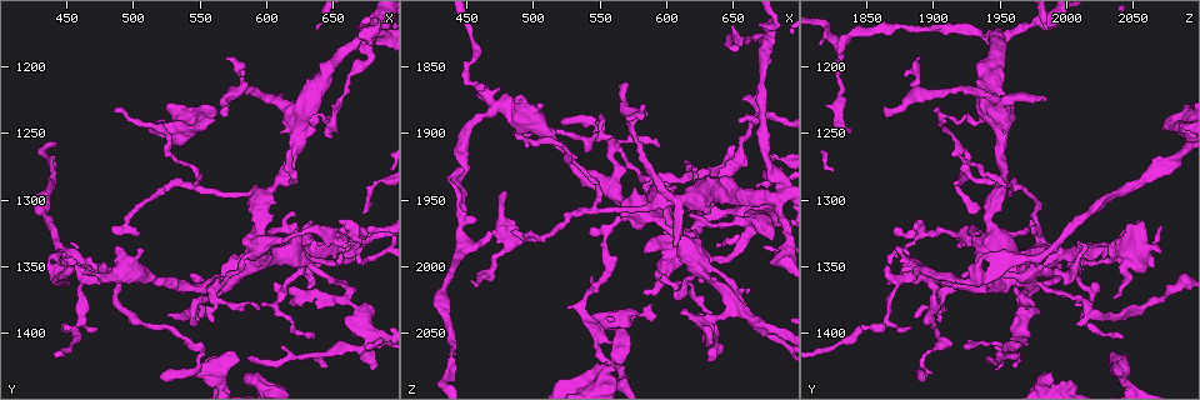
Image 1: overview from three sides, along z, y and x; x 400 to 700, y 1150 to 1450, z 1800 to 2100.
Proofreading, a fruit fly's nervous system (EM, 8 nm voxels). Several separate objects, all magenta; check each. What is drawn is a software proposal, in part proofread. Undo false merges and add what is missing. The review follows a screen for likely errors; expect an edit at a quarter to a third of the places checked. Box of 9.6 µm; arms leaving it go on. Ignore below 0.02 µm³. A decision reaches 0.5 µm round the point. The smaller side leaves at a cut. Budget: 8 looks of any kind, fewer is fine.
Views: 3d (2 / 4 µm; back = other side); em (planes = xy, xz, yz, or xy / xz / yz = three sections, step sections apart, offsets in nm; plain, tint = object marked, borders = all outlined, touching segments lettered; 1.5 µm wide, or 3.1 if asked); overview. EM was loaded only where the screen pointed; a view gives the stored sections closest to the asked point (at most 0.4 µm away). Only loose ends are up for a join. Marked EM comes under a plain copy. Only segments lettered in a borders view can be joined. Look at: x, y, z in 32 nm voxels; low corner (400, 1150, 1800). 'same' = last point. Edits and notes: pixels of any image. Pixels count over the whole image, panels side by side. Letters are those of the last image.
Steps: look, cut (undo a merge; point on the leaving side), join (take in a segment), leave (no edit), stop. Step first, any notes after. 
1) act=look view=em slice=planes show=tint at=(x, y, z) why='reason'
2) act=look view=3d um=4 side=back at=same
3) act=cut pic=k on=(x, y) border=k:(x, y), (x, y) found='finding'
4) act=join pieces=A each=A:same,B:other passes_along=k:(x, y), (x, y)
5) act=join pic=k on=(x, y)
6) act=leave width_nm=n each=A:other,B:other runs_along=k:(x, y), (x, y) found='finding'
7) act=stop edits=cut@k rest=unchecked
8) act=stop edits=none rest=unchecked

act=look view=em slice=xy step=8 show=tint at=(572, 1230, 1862) why='an open end'

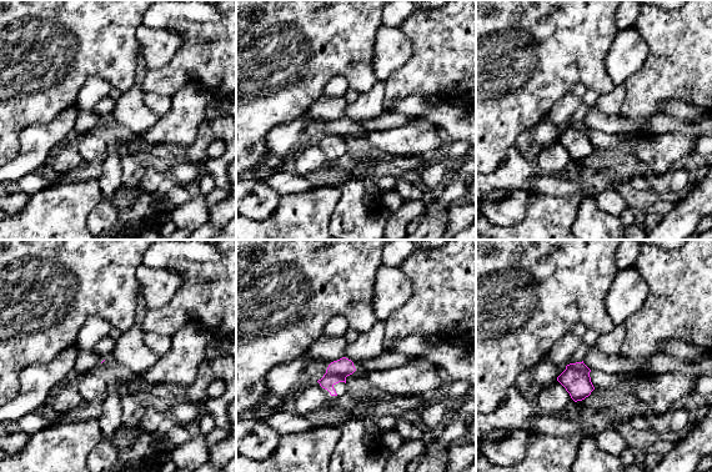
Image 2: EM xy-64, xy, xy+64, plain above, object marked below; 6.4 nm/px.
act=look view=em slice=yz step=8 show=borders at=same

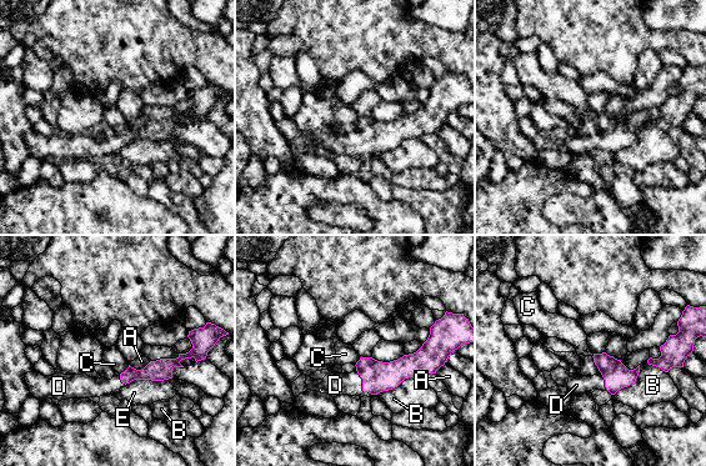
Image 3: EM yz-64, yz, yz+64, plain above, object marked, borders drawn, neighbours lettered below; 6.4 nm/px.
act=join pieces=D each=A:other,B:other,C:other,D:same,E:other passes_along=3:(377, 376), (362, 385), (333, 384) found='the neuron continues'

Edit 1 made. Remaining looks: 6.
act=look view=3d um=2 at=(684, 1178, 1952) why='sharp bend'

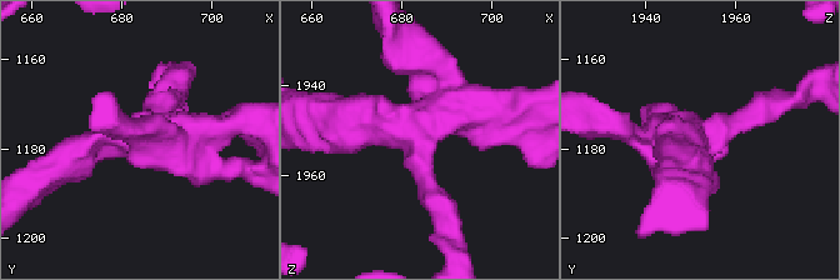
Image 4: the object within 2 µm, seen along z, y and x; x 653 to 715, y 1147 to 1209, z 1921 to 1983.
act=look view=em slice=xz step=8 show=tint at=(685, 1177, 1949) arms=3 arm_widths_nm=200,200,280 why='now the EM'

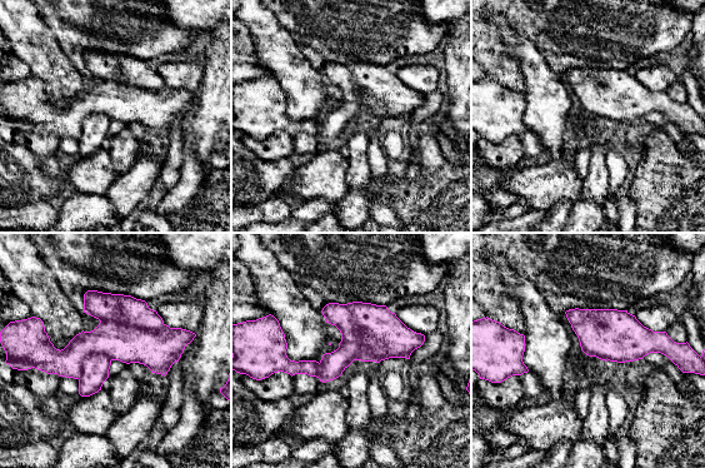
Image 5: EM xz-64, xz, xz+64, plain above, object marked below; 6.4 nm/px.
act=look view=em slice=planes show=borders at=same why='another direction'

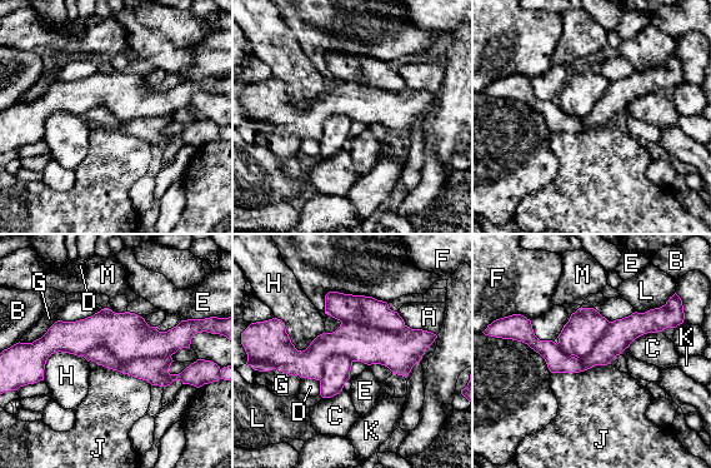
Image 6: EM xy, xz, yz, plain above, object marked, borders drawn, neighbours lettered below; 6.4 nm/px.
act=cut pic=6 on=(126, 335) each=A:other,B:other,C:other,D:other,E:other,F:other,G:other,H:other,J:other,K:other,L:other,M:other border=6:(84, 354), (170, 357) found='a second neuron is stuck on'

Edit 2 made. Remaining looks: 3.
act=look view=3d um=2 at=(654, 1250, 1836) why='tapers out'

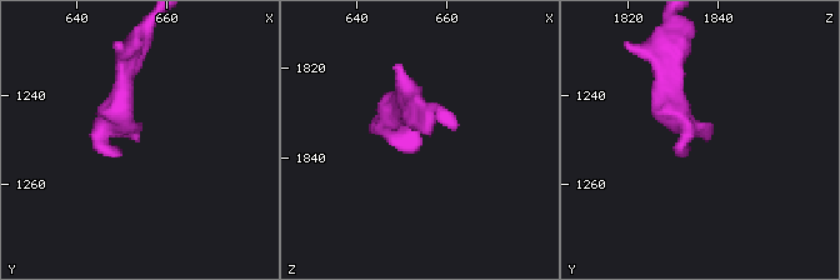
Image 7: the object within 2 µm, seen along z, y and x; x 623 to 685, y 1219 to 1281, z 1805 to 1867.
act=look view=em slice=planes show=borders at=(653, 1250, 1839) why='need the tissue'

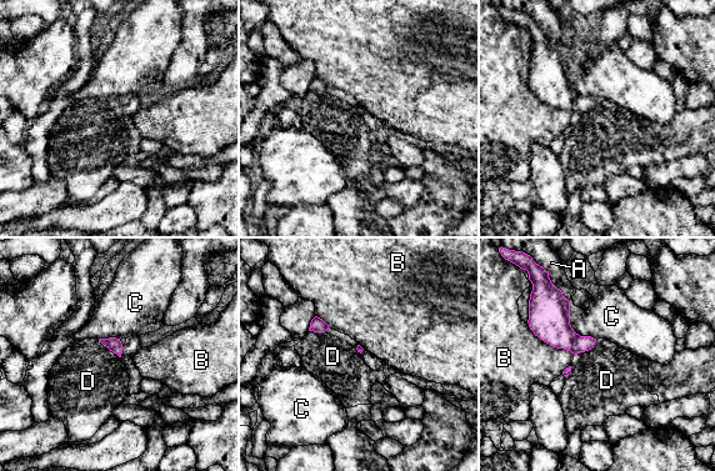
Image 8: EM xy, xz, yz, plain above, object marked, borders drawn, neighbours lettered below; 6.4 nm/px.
act=leave longest_contact=B:380nm each=A:other,B:other,C:other,D:other found='none of them fits'

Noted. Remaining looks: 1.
act=stop edits=join@3,cut@6 rest=unchecked

